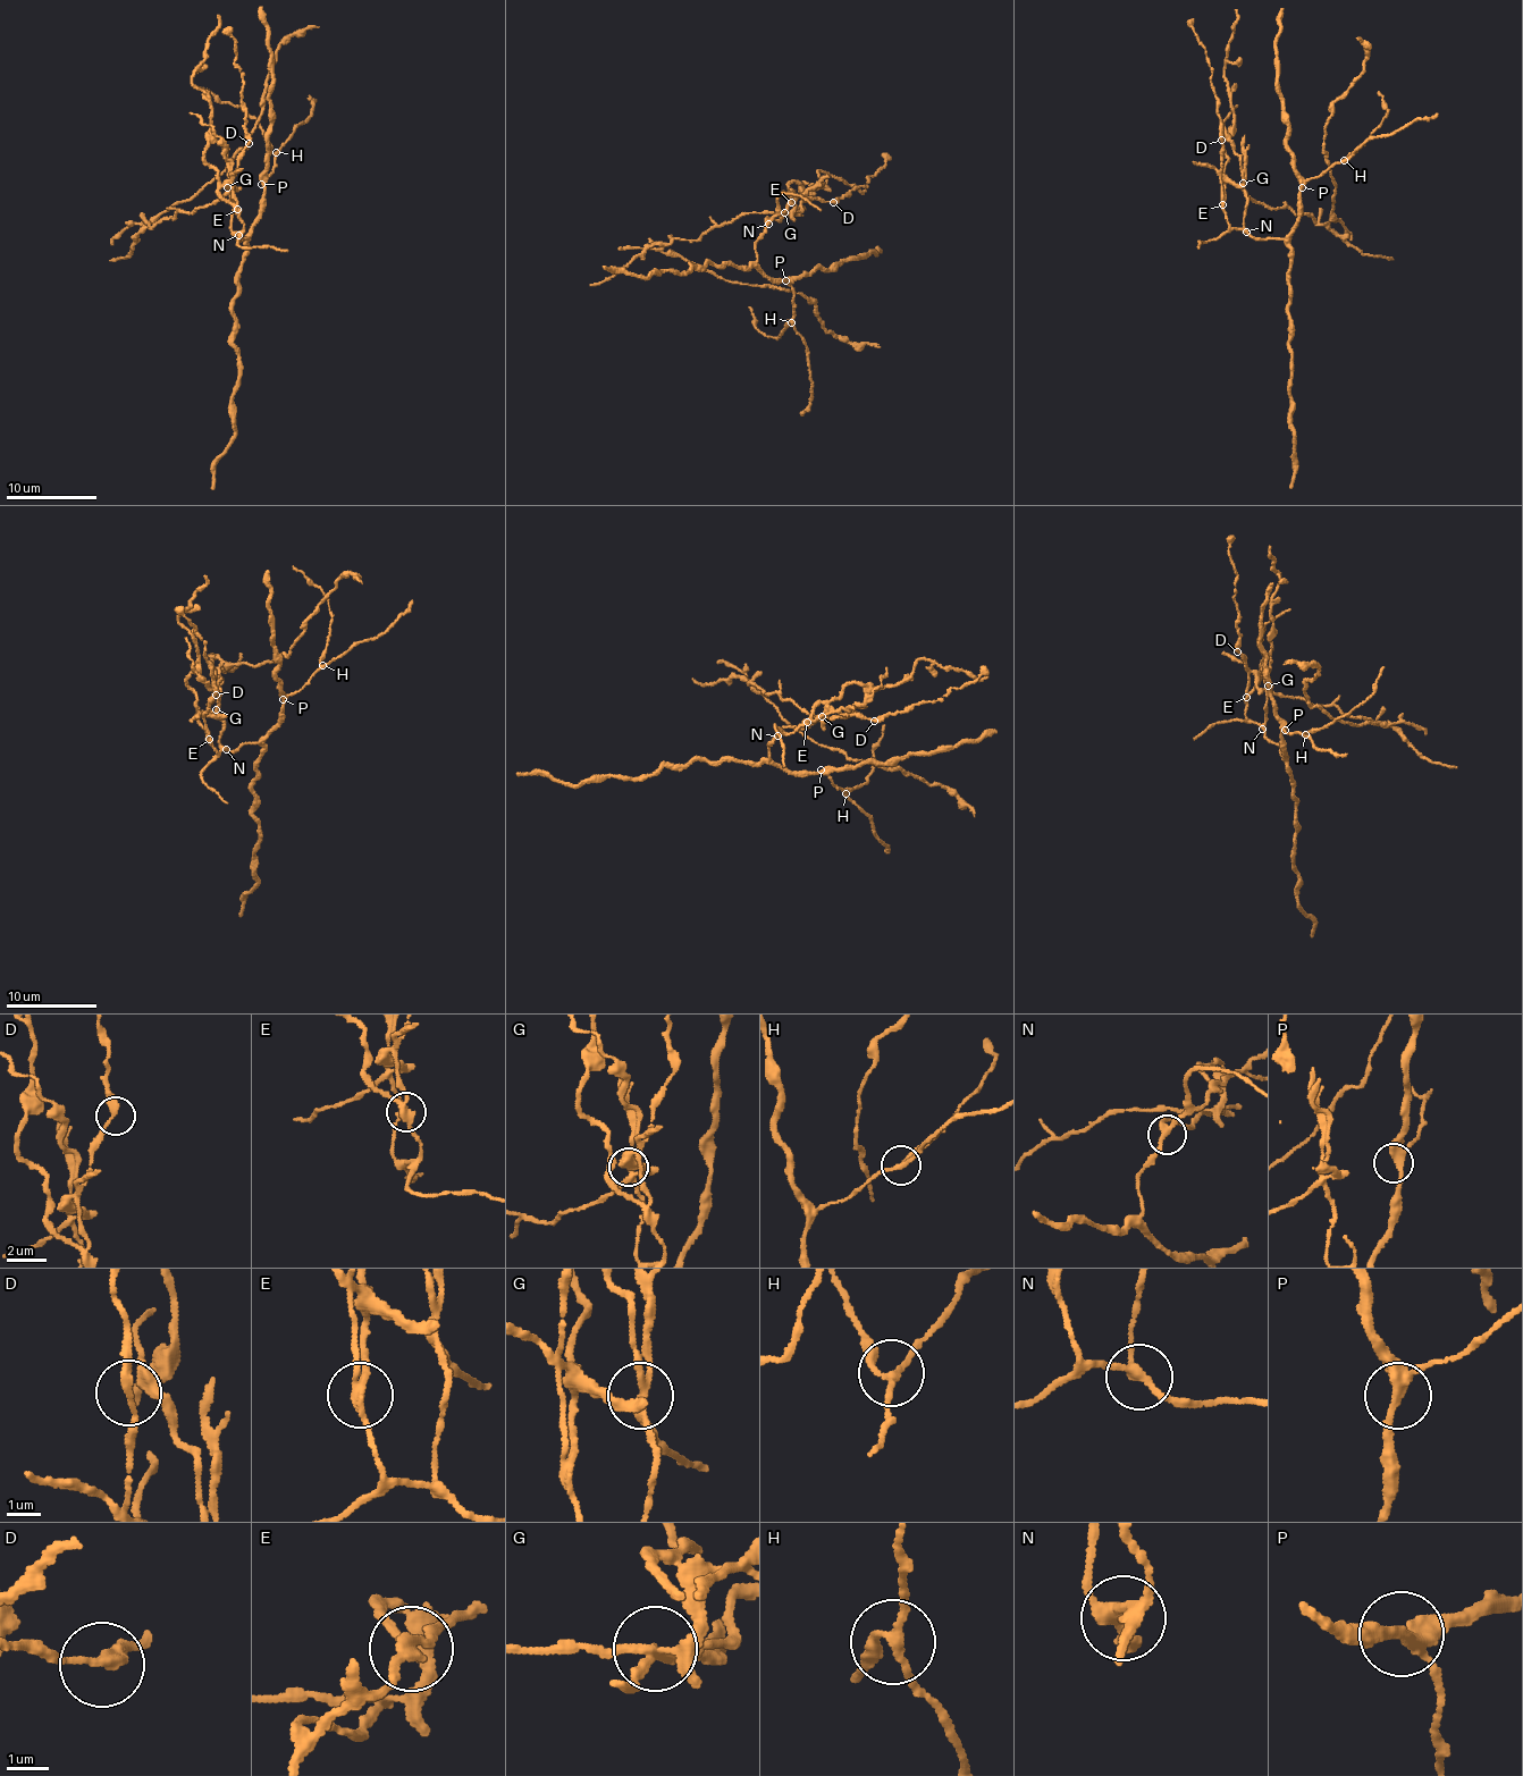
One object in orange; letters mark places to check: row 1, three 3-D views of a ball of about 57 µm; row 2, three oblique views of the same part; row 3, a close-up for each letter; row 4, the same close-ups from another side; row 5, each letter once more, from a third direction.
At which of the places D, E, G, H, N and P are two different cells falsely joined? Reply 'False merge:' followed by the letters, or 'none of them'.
False merge: E, G

